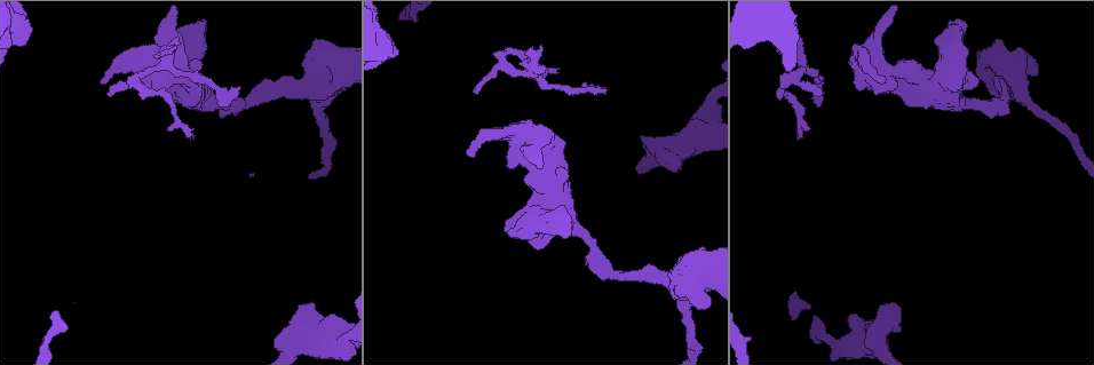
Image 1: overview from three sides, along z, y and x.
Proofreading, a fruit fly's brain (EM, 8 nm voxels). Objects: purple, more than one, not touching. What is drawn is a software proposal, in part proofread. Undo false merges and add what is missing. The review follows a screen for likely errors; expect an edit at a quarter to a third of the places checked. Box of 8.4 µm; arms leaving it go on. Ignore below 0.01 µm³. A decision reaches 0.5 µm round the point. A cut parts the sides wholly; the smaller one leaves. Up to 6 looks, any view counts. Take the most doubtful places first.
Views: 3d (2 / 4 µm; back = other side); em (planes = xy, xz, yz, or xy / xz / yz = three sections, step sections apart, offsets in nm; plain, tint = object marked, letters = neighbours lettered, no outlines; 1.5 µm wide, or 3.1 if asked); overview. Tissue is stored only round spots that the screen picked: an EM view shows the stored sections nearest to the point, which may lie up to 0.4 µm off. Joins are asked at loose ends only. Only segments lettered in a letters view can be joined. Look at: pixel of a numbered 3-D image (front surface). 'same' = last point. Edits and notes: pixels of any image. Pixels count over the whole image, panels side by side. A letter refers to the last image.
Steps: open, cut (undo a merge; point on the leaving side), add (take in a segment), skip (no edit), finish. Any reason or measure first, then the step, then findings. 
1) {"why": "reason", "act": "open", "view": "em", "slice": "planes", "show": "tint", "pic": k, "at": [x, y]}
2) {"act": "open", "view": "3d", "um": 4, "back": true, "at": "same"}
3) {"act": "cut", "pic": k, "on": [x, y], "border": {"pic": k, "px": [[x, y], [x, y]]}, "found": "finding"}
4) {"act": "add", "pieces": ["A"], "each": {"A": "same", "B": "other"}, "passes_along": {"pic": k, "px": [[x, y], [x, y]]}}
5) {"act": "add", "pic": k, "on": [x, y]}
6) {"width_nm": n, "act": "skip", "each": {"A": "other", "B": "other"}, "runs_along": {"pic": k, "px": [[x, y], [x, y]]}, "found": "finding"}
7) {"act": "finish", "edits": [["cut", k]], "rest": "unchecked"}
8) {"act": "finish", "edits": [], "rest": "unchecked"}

{"why": "free end", "act": "open", "view": "3d", "um": 4, "pic": 1, "at": [893, 303]}

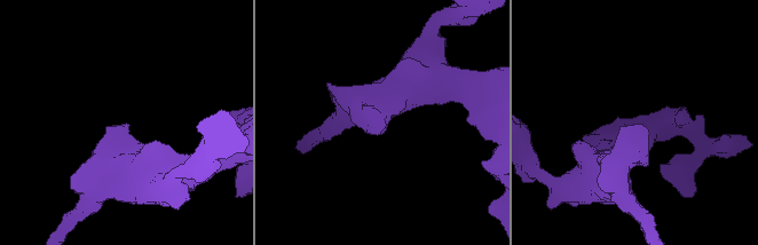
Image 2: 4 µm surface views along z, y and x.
{"act": "open", "view": "em", "slice": "planes", "show": "letters", "pic": 2, "at": [637, 126]}

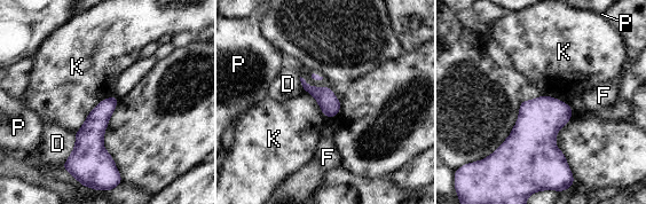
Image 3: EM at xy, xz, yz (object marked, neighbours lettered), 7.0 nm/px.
{"act": "skip", "each": {"D": "other", "F": "other", "K": "other", "P": "other"}, "border": {"pic": 3, "px": [[113, 95], [103, 99], [76, 133]]}, "found": "none of them fits"}

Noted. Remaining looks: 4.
{"why": "tapers out", "act": "open", "view": "em", "slice": "yz", "step": 4, "show": "tint", "pic": 1, "at": [555, 72]}

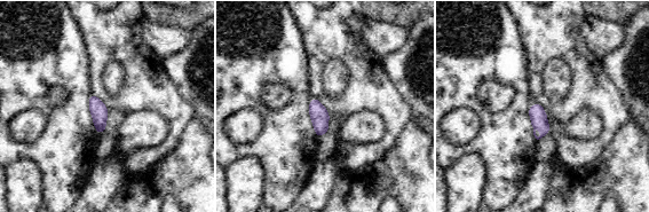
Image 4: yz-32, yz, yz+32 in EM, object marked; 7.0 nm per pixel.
{"why": "cut it another way", "act": "open", "view": "em", "slice": "planes", "show": "letters", "at": "same"}

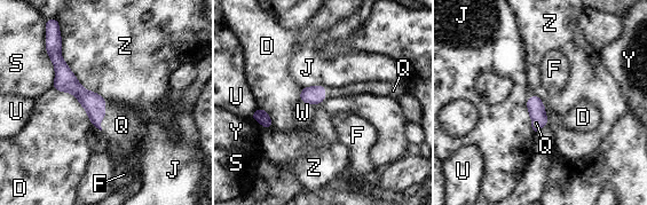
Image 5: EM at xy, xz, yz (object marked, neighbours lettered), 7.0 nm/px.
{"act": "add", "pieces": ["Q"], "each": {"D": "other", "F": "other", "J": "other", "Q": "same", "S": "other", "U": "other", "W": "other", "Y": "other", "Z": "other"}, "found": "the neuron continues"}

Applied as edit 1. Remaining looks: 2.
{"act": "finish", "edits": [["add", 5]], "rest": "unchecked"}

